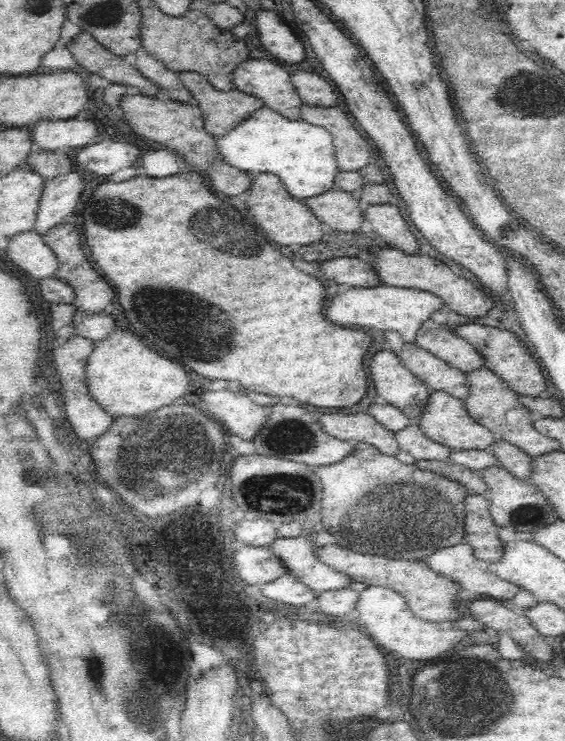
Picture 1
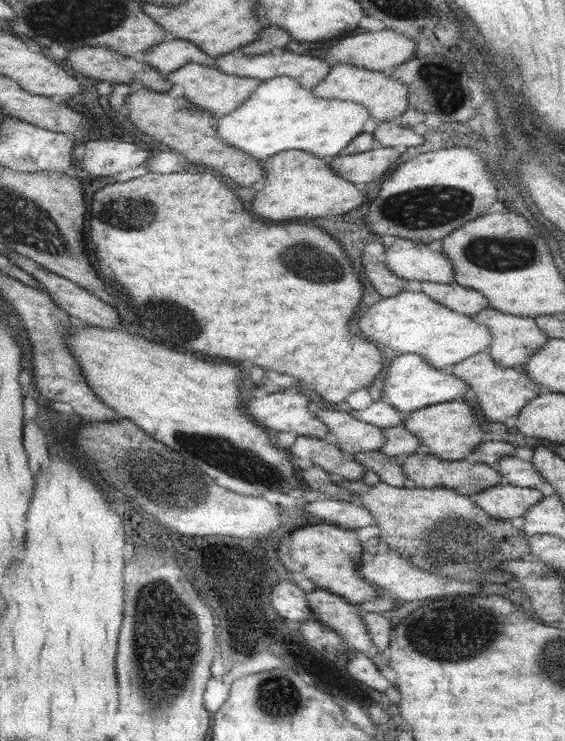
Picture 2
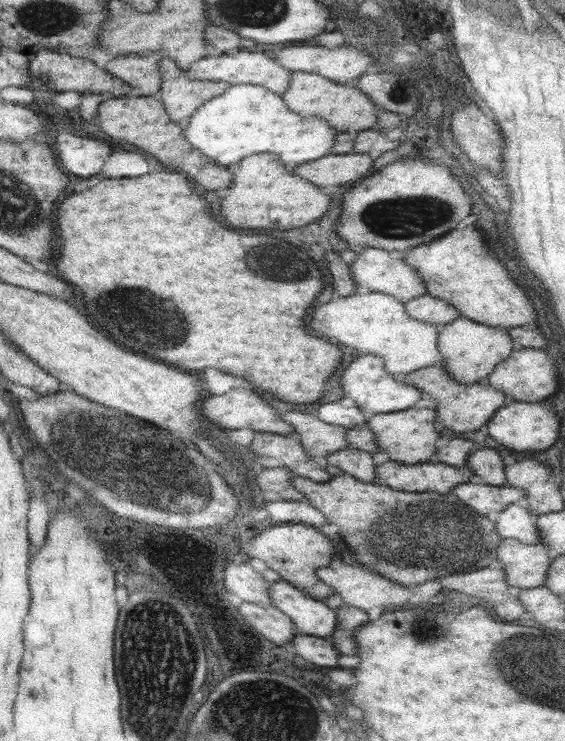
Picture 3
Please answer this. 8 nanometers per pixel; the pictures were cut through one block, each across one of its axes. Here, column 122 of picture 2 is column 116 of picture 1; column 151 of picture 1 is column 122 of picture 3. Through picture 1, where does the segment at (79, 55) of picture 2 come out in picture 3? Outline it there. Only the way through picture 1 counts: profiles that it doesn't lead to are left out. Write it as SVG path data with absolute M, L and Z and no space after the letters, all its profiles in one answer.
M44 49L35 54L30 59L29 72L33 76L44 80L50 89L57 92L76 90L87 94L94 93L109 98L120 98L134 90L130 83L126 83L126 81L116 77L108 69L100 68L96 62L92 61L92 58L84 59L59 50Z

